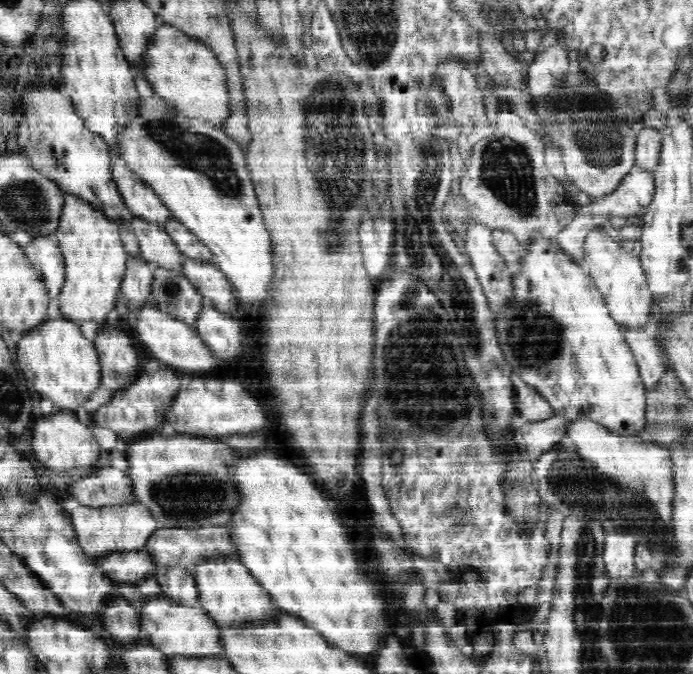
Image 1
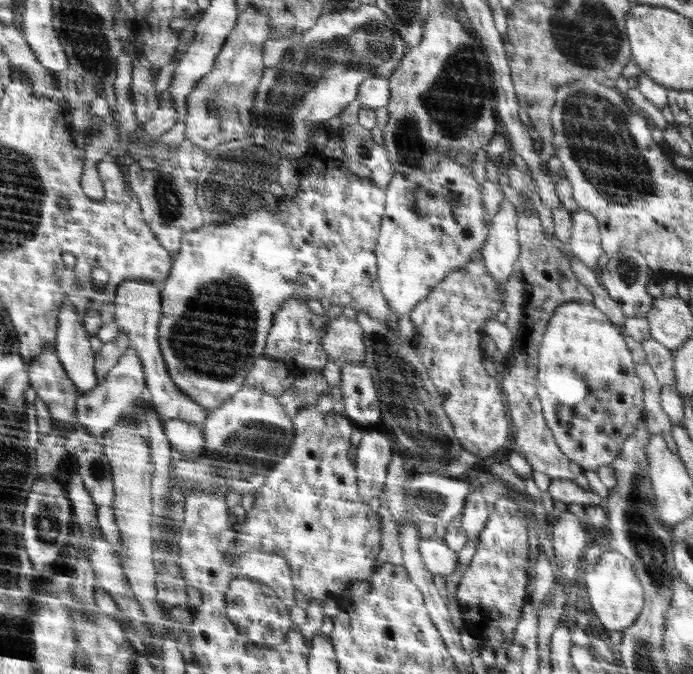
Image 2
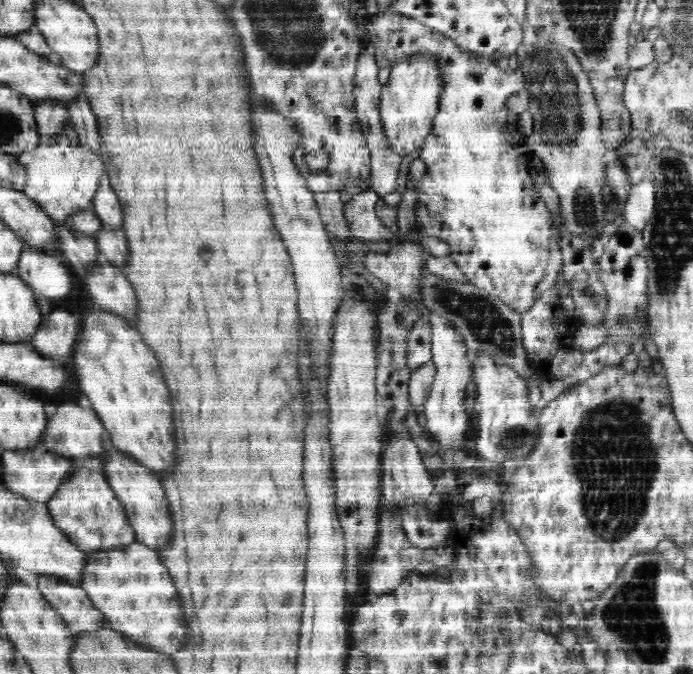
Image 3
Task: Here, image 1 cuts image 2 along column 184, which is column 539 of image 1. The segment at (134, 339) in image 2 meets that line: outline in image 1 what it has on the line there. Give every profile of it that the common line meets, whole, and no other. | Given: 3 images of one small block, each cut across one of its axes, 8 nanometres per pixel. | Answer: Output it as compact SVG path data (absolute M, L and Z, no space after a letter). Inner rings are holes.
M513 373L512 382L513 386L516 386L516 406L520 406L520 414L526 420L536 422L536 420L546 420L552 416L552 405L535 388L528 386L518 373Z

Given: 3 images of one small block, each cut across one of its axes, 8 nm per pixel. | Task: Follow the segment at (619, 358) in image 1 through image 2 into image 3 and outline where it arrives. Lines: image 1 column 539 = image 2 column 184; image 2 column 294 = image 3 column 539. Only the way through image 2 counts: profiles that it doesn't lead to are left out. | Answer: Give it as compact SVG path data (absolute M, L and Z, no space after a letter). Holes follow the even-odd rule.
M388 10L376 15L372 24L368 27L367 33L368 44L371 44L375 50L375 61L379 68L392 69L402 58L409 58L410 55L420 54L421 51L427 51L427 54L434 54L435 58L438 58L439 70L442 70L443 90L442 93L440 93L439 112L436 113L436 116L433 118L432 130L424 139L421 152L418 155L426 165L426 171L419 180L418 188L416 188L418 198L415 206L417 215L416 227L418 227L420 231L426 232L428 236L440 238L440 240L444 240L444 242L448 244L452 261L456 263L458 268L465 274L470 284L473 284L477 289L498 297L505 305L512 307L514 311L520 314L526 313L527 310L531 308L532 304L541 297L542 293L546 292L546 290L550 290L552 286L556 286L558 276L560 276L560 269L563 268L563 256L560 254L560 238L559 232L554 226L555 220L553 220L553 216L548 214L546 204L540 197L536 186L534 186L534 180L530 173L530 160L532 160L534 153L532 149L525 144L525 136L518 131L518 114L510 112L506 106L506 102L508 102L510 96L516 94L516 92L520 90L526 89L523 71L519 68L513 69L510 67L501 70L498 65L494 65L494 63L490 62L486 57L476 56L476 53L470 53L466 49L457 47L452 39L441 32L430 29L429 26L422 24L418 19L400 13L394 14Z

